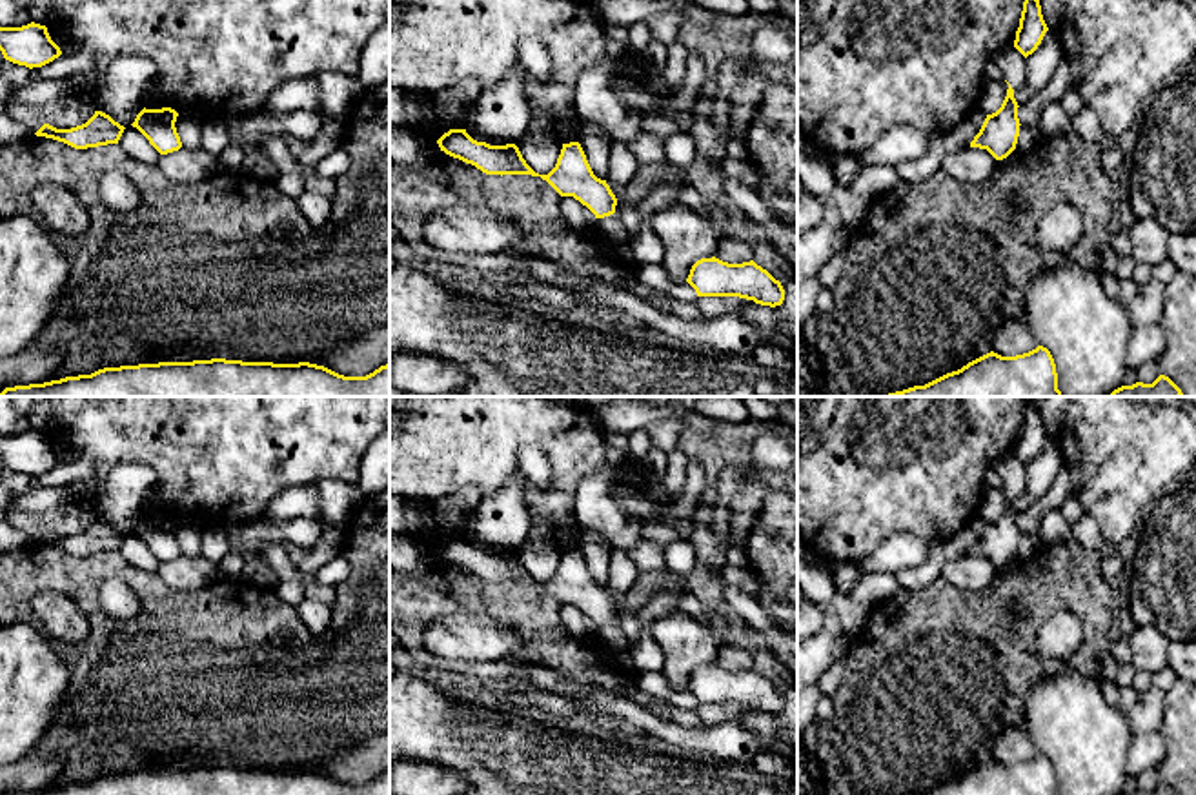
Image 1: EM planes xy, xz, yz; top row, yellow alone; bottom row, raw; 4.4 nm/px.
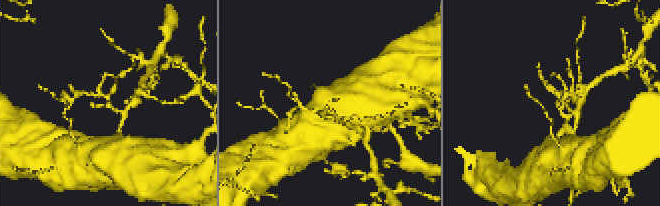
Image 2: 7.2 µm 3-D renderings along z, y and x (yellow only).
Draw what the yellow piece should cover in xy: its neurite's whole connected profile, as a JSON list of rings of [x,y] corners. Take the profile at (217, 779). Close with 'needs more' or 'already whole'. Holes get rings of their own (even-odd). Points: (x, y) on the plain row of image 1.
[[[211,766],[104,775],[91,782],[15,795],[390,795],[390,771],[366,784],[344,784],[309,770]]] | already whole

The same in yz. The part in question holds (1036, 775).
[[[1038,753],[1016,764],[990,759],[958,779],[914,795],[1058,795],[1058,780],[1050,759]]] | already whole

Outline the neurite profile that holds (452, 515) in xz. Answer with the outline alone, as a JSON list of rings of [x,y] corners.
[[[477,486],[459,489],[451,498],[442,497],[431,502],[435,528],[450,537],[462,537],[468,531],[468,520],[479,506],[482,493]]]

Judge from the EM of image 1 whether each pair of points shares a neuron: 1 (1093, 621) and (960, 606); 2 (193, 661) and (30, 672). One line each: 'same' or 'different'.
1: same
2: different

